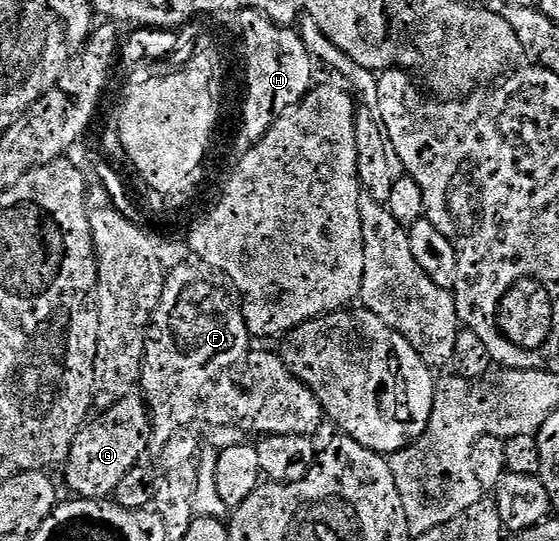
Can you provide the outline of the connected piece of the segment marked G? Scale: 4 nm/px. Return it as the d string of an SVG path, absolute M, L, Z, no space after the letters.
M141 394L126 395L116 405L95 414L72 441L64 470L66 487L71 496L79 499L109 500L120 481L143 462L146 450L152 447L150 410Z

